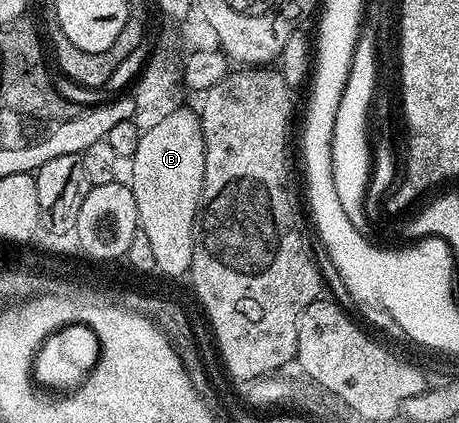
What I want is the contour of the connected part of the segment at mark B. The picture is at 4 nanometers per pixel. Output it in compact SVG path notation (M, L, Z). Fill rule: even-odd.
M183 105L145 130L130 160L134 205L140 218L138 227L146 231L157 262L156 271L164 275L187 276L192 270L196 214L206 173L206 149L199 114Z

